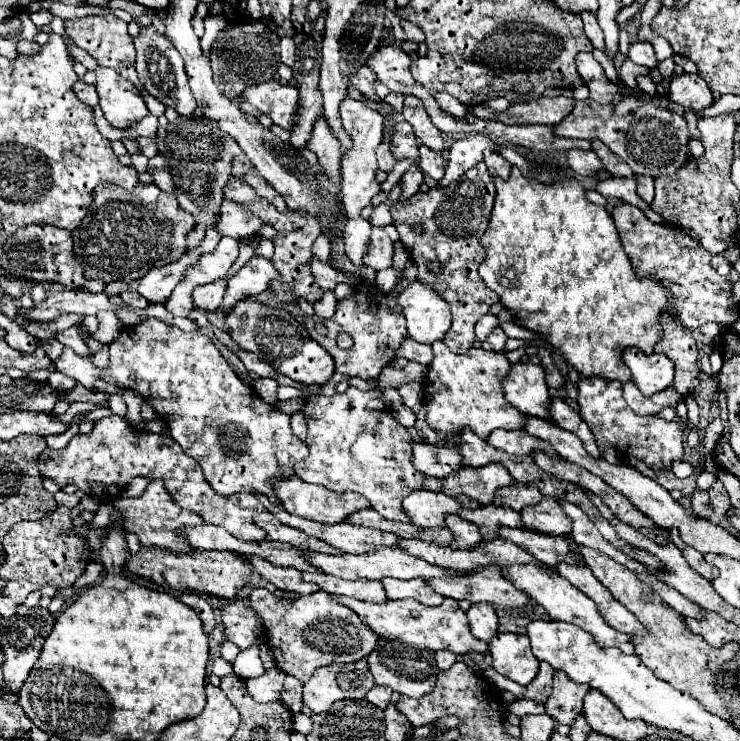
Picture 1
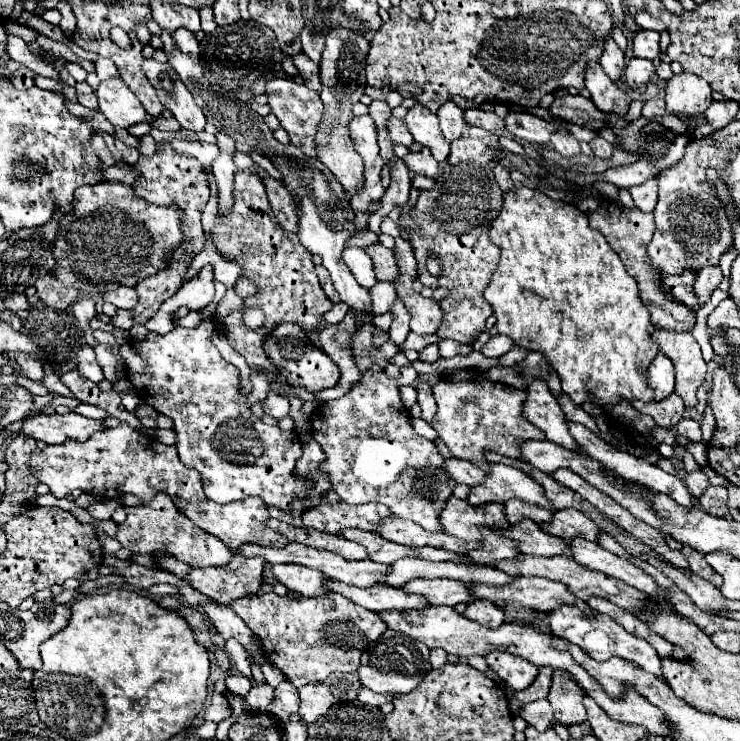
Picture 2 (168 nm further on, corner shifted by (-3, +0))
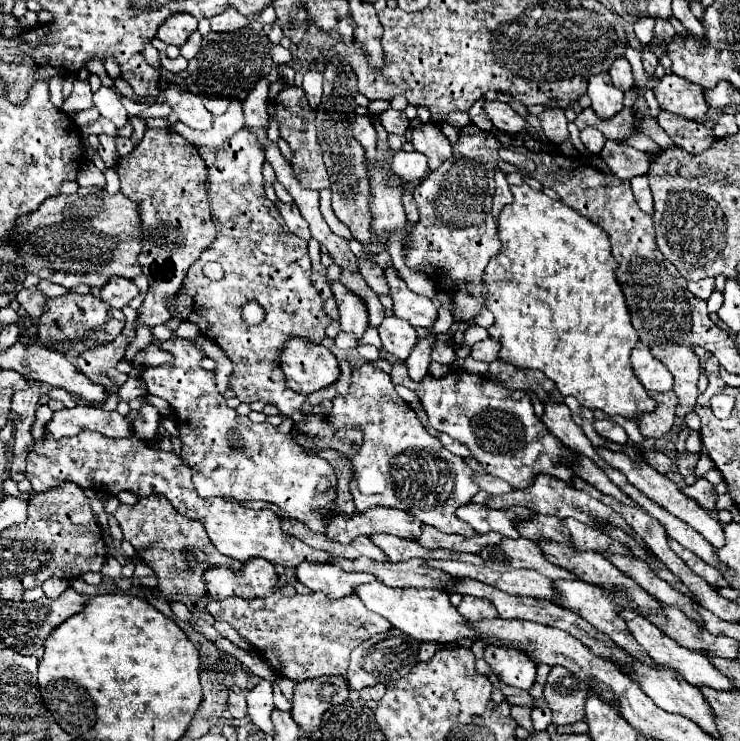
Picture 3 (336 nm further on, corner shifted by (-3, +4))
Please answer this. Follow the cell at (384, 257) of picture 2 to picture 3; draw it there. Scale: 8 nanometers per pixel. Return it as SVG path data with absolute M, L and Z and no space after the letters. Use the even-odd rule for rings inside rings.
M359 259L359 271L365 279L365 283L377 293L377 295L389 295L389 285L385 281L385 273L379 265L375 265L369 259Z

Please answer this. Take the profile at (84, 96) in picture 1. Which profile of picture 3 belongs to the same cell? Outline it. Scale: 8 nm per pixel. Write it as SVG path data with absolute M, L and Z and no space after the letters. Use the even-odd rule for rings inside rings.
M75 79L73 93L69 95L69 99L65 99L65 103L63 103L63 111L65 111L65 113L73 113L73 111L89 109L89 107L93 105L91 97L93 97L93 93L91 93L91 89L89 89L89 81Z

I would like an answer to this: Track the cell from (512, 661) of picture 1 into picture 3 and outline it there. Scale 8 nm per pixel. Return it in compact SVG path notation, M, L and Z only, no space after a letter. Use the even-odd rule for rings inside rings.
M485 647L483 659L505 685L529 689L535 683L535 663L525 653L519 653L515 649Z

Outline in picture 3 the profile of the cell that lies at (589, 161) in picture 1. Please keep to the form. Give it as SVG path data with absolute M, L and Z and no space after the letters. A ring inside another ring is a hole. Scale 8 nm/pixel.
M545 109L539 113L539 121L541 127L545 131L545 135L549 137L551 143L561 143L567 139L569 131L567 131L567 119L565 113L561 109Z

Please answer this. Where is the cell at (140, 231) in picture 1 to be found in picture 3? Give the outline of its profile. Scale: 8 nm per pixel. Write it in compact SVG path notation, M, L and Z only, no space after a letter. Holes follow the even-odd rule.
M85 187L73 195L55 195L47 199L35 213L29 213L27 217L19 217L13 231L7 235L7 241L21 249L23 267L27 273L35 273L39 279L63 285L67 289L75 289L81 283L101 289L113 275L127 277L127 279L141 275L137 263L137 255L141 249L139 209L133 201L127 201L123 193L109 195L105 189Z

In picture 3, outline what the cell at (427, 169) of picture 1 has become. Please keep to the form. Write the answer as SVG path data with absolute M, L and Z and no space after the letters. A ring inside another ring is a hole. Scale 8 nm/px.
M397 151L391 163L391 171L403 181L403 183L419 183L423 177L427 177L427 159L421 157L421 153L405 153Z

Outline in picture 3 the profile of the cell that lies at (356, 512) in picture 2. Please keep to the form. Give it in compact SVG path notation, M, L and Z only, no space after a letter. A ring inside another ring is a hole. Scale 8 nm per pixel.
M375 507L367 513L351 515L351 517L333 517L327 523L327 537L337 543L351 543L359 535L375 535L375 533L391 533L401 539L419 539L423 531L423 523L409 513Z

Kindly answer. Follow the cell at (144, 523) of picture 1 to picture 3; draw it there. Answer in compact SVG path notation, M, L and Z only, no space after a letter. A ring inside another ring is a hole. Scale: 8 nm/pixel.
M159 495L143 497L135 505L119 505L115 511L115 519L123 529L123 537L135 547L137 555L155 571L159 579L159 591L163 595L183 595L187 599L203 599L207 595L207 587L203 581L203 573L211 567L229 567L243 569L241 561L227 557L211 545L203 525L199 521L187 519L173 509L173 505Z

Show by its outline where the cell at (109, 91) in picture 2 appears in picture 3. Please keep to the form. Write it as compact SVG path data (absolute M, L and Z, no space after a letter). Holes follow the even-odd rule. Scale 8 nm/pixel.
M101 87L97 93L93 93L93 103L105 119L115 123L115 127L123 127L127 123L127 111L113 89Z

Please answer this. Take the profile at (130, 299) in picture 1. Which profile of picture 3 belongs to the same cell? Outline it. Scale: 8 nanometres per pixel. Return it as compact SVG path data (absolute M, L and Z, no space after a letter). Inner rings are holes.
M111 277L103 287L101 287L101 299L107 301L113 309L123 309L133 297L139 295L137 285L131 279L125 277Z

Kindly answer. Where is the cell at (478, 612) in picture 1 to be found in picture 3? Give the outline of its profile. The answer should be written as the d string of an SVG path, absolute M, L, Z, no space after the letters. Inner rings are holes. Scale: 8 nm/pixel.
M463 595L463 601L459 603L459 613L467 617L469 621L481 621L481 619L495 619L495 607L487 599L479 599L473 595Z

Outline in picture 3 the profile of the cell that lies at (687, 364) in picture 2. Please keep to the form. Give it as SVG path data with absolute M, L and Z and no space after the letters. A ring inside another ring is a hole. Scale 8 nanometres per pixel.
M655 345L651 347L651 355L655 359L659 359L675 377L675 385L673 391L679 399L677 403L677 417L687 415L689 411L693 411L693 407L697 405L697 379L699 379L699 357L693 353L691 347L685 345Z

